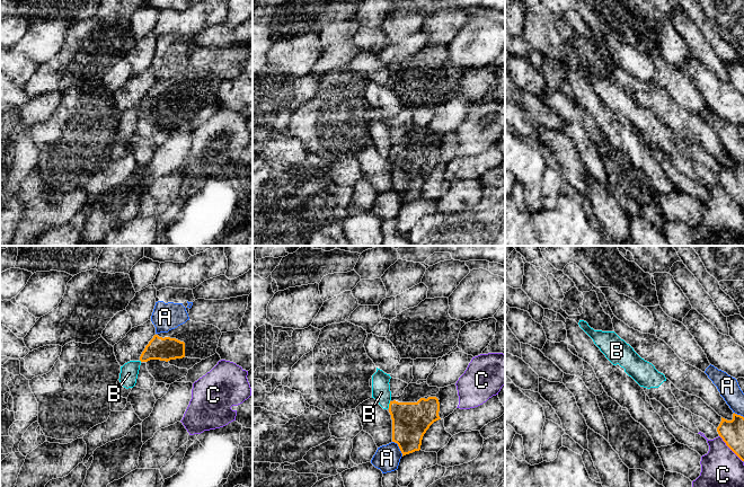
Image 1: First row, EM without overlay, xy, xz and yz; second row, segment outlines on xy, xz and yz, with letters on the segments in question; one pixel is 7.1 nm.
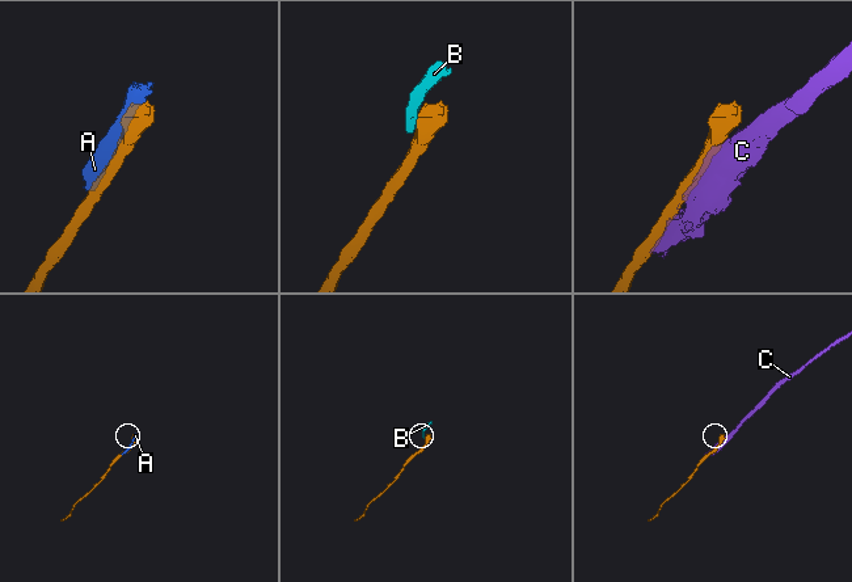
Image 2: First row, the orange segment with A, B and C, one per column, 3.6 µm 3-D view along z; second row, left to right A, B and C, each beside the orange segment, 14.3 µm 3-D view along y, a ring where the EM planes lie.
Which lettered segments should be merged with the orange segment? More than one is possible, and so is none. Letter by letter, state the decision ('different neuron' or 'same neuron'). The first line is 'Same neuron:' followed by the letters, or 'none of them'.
Same neuron: none of them
A: different neuron
B: different neuron
C: different neuron

